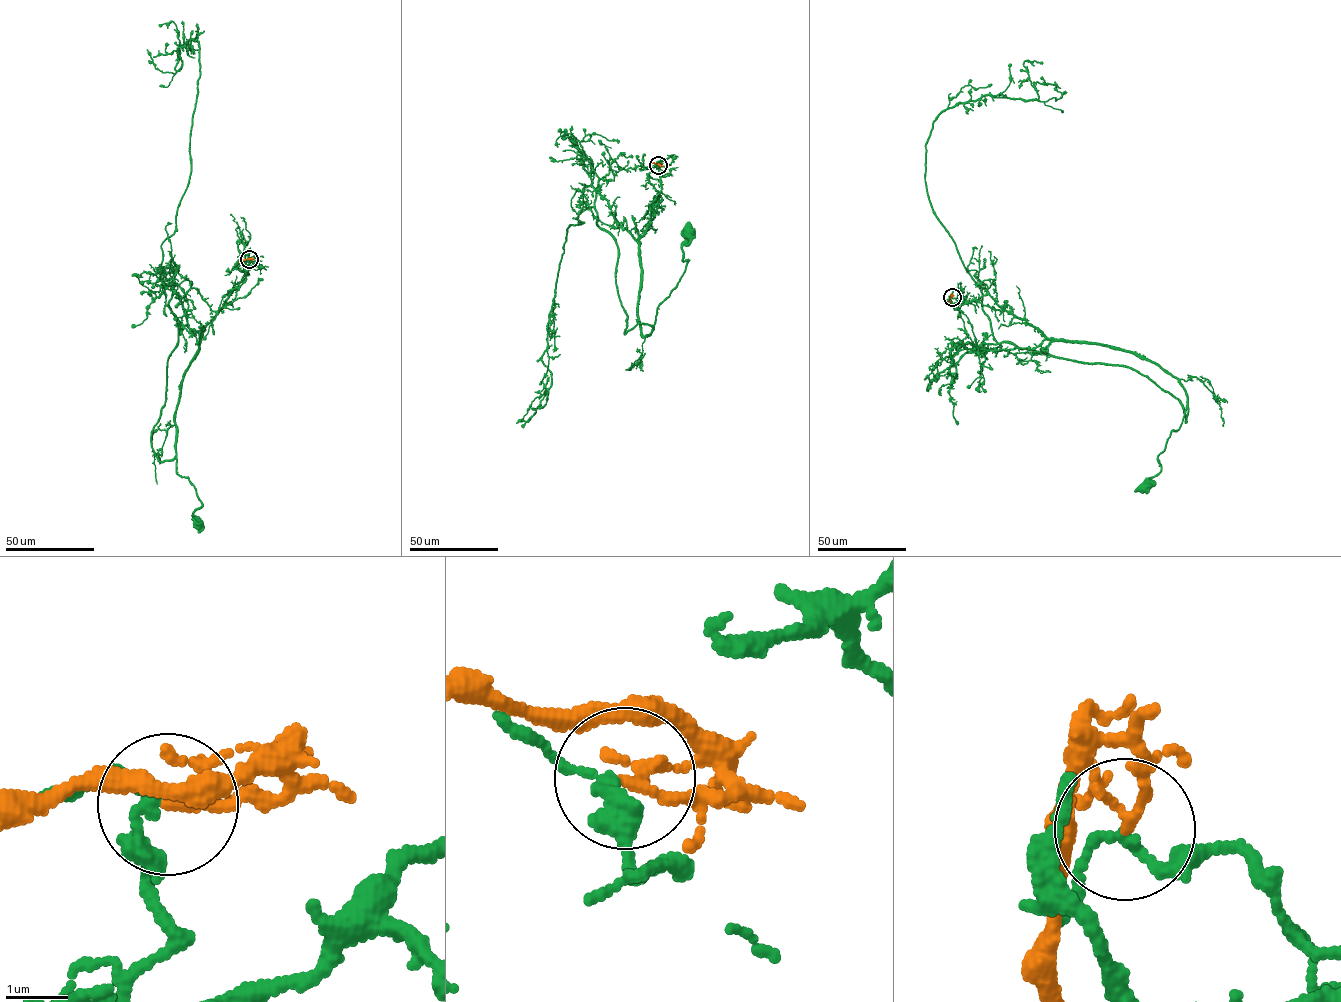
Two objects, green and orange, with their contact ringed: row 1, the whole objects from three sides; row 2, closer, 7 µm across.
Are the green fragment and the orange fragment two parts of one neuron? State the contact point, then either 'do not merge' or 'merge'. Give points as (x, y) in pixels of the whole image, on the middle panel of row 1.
at (658, 165); merge

